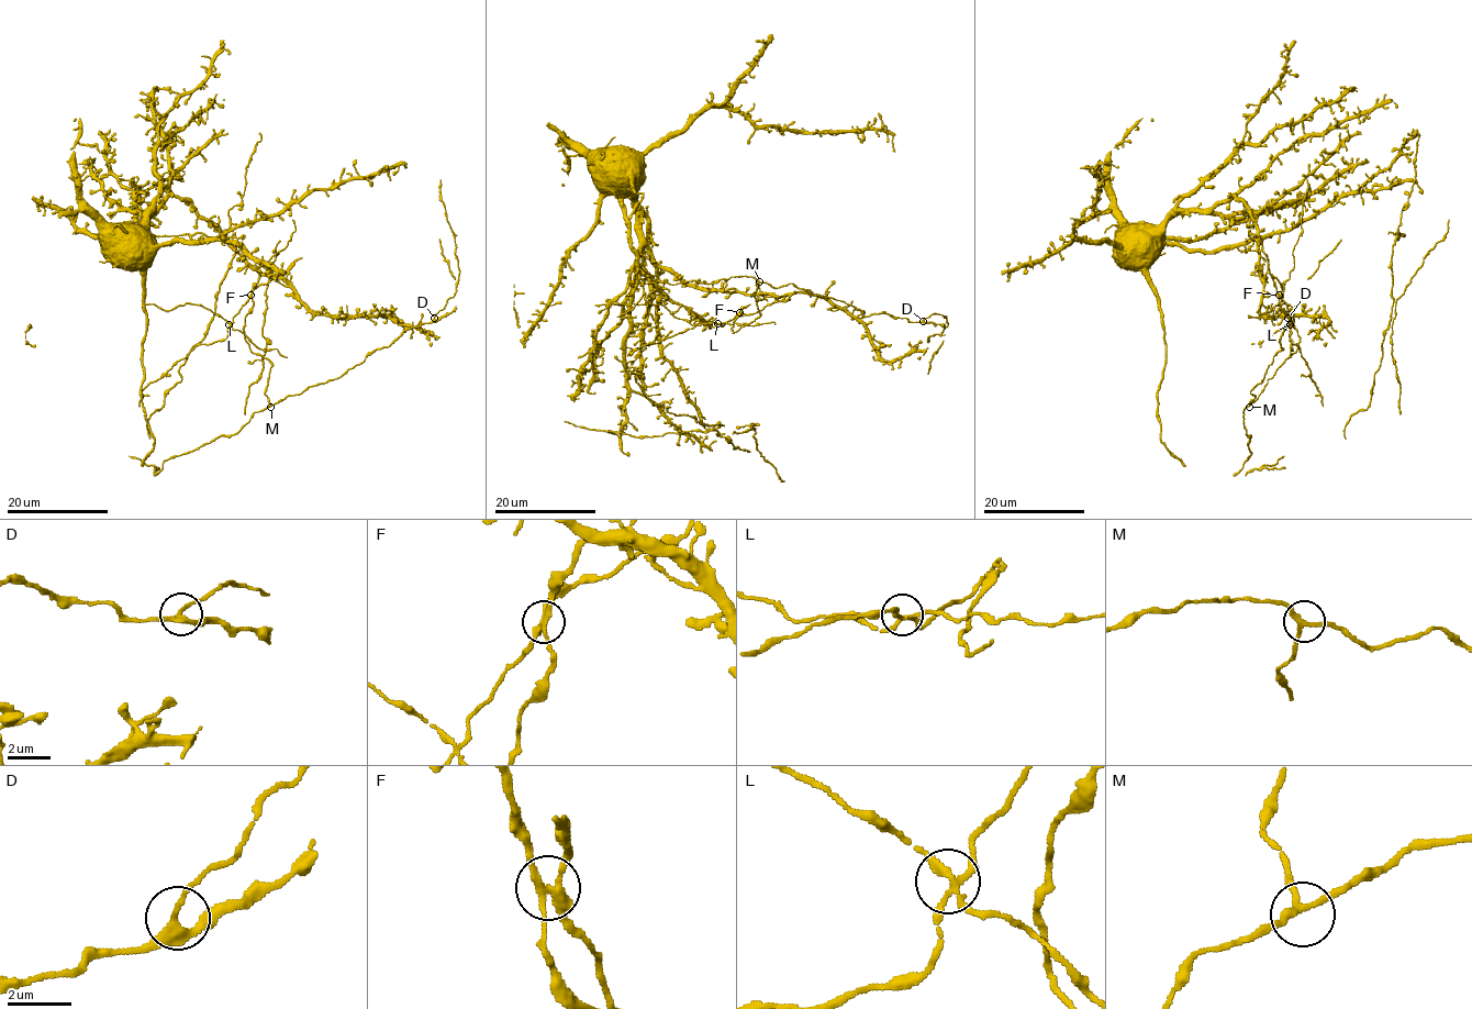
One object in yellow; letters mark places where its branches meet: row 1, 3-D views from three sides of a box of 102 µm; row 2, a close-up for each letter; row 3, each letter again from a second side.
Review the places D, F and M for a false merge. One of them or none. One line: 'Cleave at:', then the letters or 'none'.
Cleave at: F

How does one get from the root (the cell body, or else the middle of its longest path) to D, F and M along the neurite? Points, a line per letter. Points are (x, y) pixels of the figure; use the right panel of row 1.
D: (1122, 240), (1229, 196), (1245, 203), (1261, 276), (1281, 284), (1298, 336), (1250, 405), (1288, 318)
F: (1122, 240), (1238, 197), (1256, 228), (1261, 276), (1275, 278), (1279, 294)
M: (1122, 240), (1229, 196), (1245, 203), (1261, 276), (1281, 284), (1279, 307), (1298, 336), (1249, 407)

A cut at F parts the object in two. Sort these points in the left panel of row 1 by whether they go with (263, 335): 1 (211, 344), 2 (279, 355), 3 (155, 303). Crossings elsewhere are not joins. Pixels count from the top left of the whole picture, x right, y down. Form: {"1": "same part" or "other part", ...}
{"1": "other part", "2": "other part", "3": "other part"}

